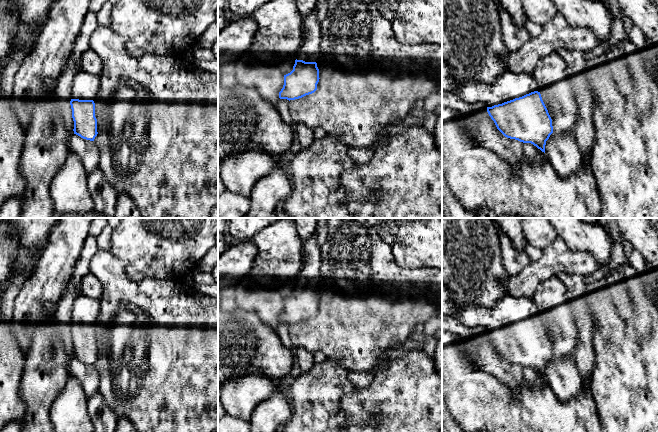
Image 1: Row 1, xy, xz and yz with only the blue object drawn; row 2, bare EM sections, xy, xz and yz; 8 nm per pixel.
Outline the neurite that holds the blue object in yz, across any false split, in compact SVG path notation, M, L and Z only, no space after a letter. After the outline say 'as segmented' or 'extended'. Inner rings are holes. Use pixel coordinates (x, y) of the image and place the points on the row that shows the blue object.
M442 57L442 90L456 94L461 100L468 103L482 102L487 106L487 112L494 121L497 129L507 138L515 139L523 143L531 143L545 153L546 141L553 133L552 119L542 100L539 86L532 73L514 73L506 70L493 83L483 84L477 81L458 82L446 65Z; extended

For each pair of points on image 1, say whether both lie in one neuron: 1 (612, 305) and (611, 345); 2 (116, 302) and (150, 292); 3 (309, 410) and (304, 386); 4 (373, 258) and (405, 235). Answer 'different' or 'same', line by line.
1: same
2: same
3: same
4: different

